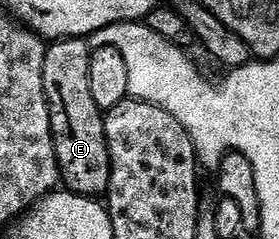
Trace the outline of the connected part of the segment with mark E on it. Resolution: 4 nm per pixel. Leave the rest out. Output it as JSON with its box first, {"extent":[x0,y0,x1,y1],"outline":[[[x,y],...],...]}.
{"extent":[44,39,112,197],"outline":[[[62,39],[44,52],[44,92],[48,98],[52,140],[60,165],[63,186],[75,195],[100,197],[107,192],[112,158],[104,136],[102,108],[90,93],[90,57],[92,51],[84,39]]]}

